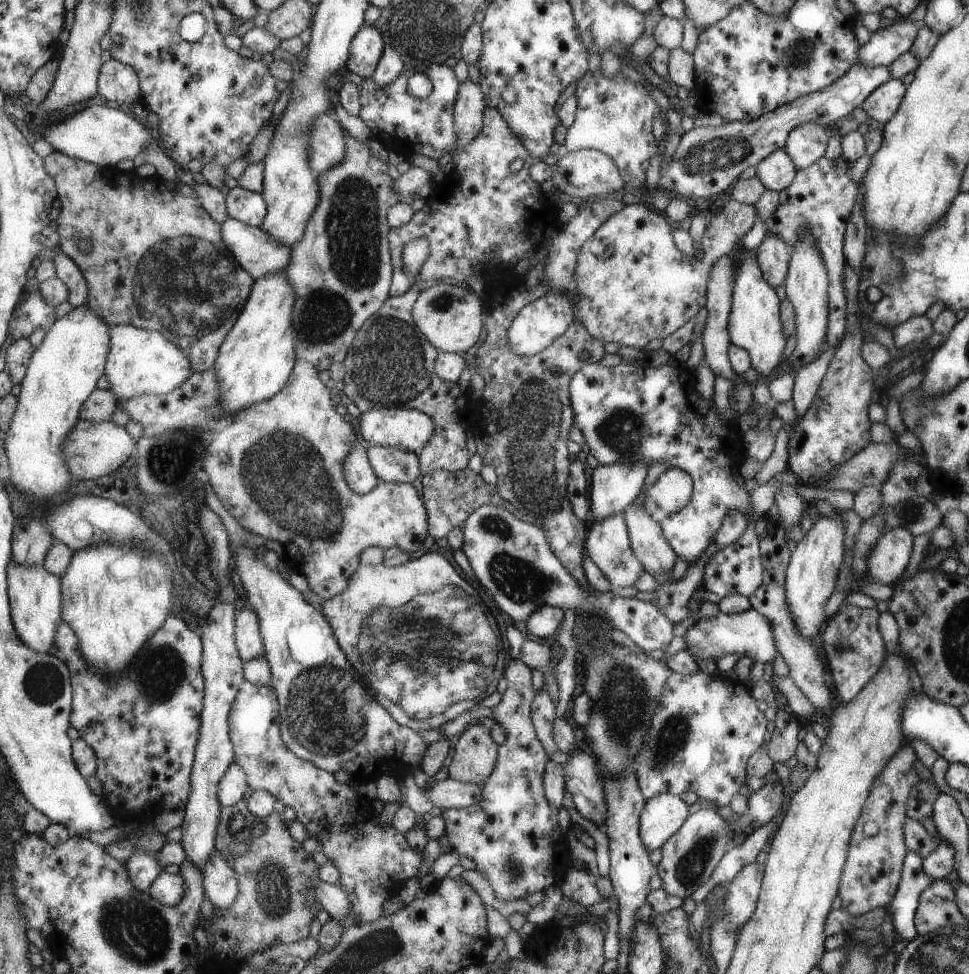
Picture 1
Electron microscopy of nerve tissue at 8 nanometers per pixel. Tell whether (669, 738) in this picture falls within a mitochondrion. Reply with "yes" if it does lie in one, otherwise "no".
yes

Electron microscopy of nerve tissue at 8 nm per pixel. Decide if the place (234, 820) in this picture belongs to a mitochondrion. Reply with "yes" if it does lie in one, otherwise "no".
no

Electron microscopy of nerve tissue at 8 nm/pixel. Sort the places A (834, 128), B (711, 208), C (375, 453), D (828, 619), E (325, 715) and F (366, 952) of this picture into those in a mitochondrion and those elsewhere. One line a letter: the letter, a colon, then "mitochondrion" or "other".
A: other
B: other
C: other
D: other
E: mitochondrion
F: mitochondrion

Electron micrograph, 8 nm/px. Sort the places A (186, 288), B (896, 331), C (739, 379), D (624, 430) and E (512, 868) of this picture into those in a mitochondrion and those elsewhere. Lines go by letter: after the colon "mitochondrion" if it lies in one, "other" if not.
A: mitochondrion
B: other
C: other
D: mitochondrion
E: mitochondrion

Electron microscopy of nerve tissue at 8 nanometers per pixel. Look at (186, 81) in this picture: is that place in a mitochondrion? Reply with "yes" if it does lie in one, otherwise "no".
no

